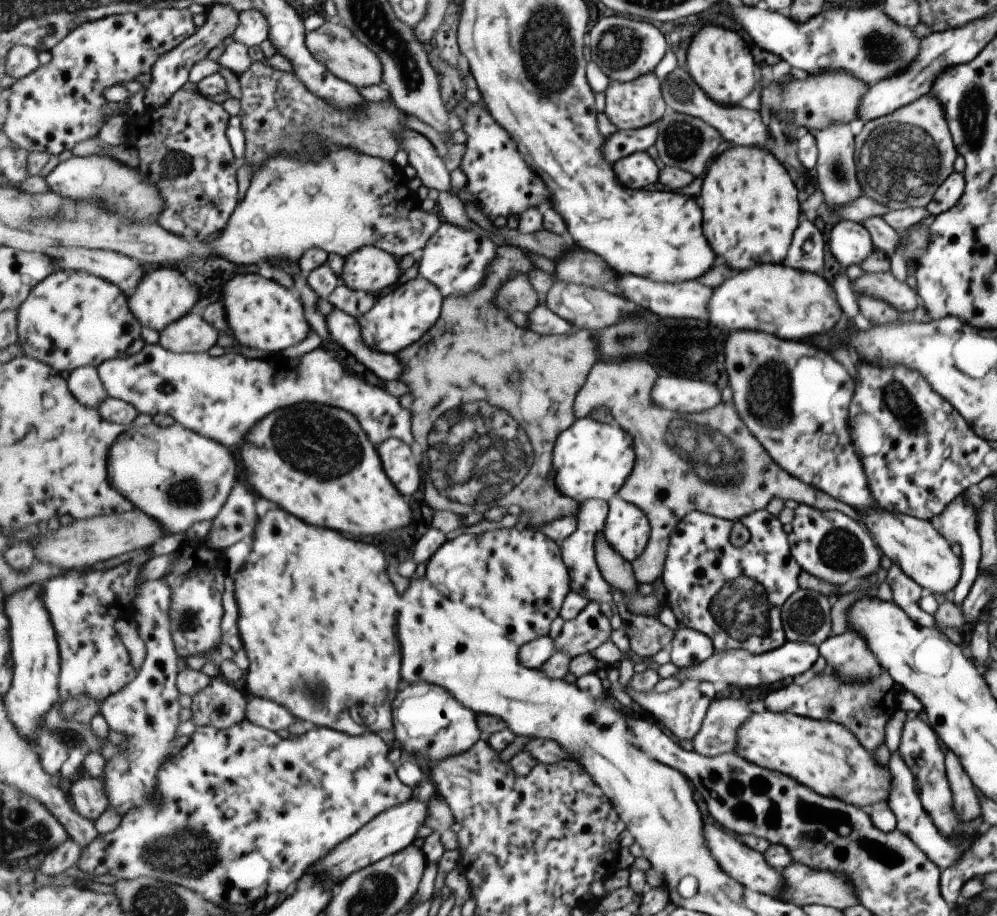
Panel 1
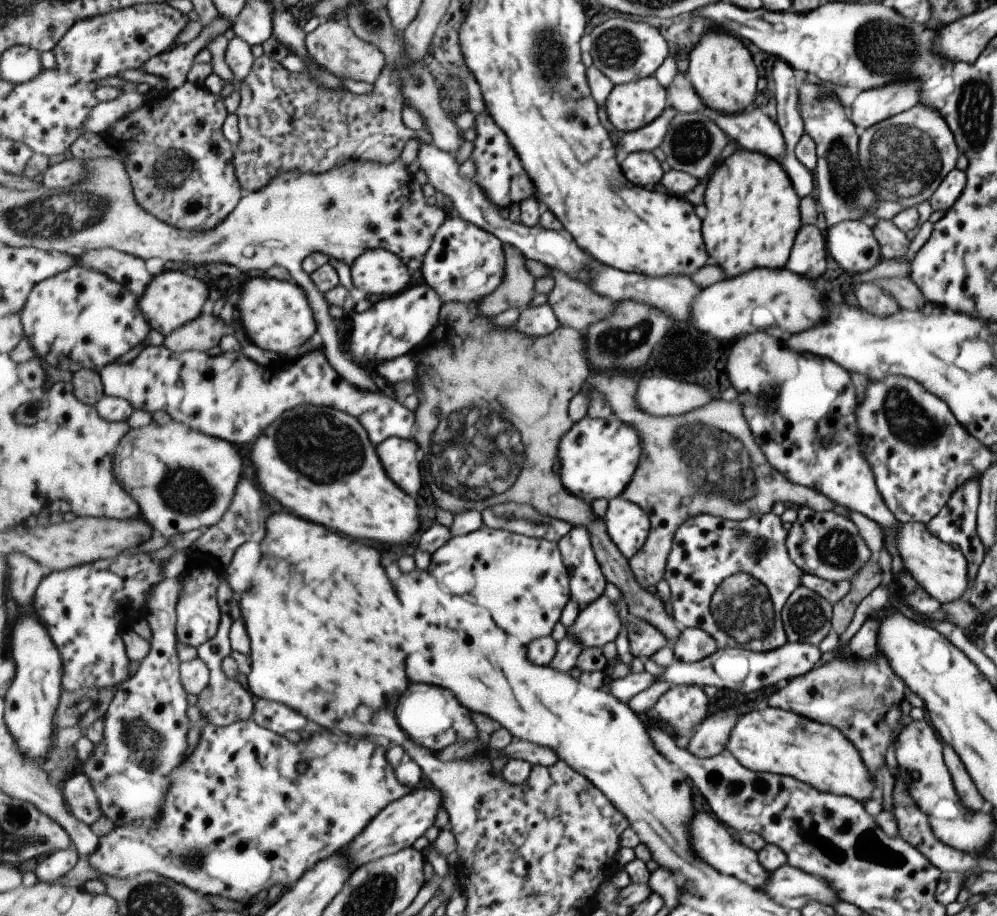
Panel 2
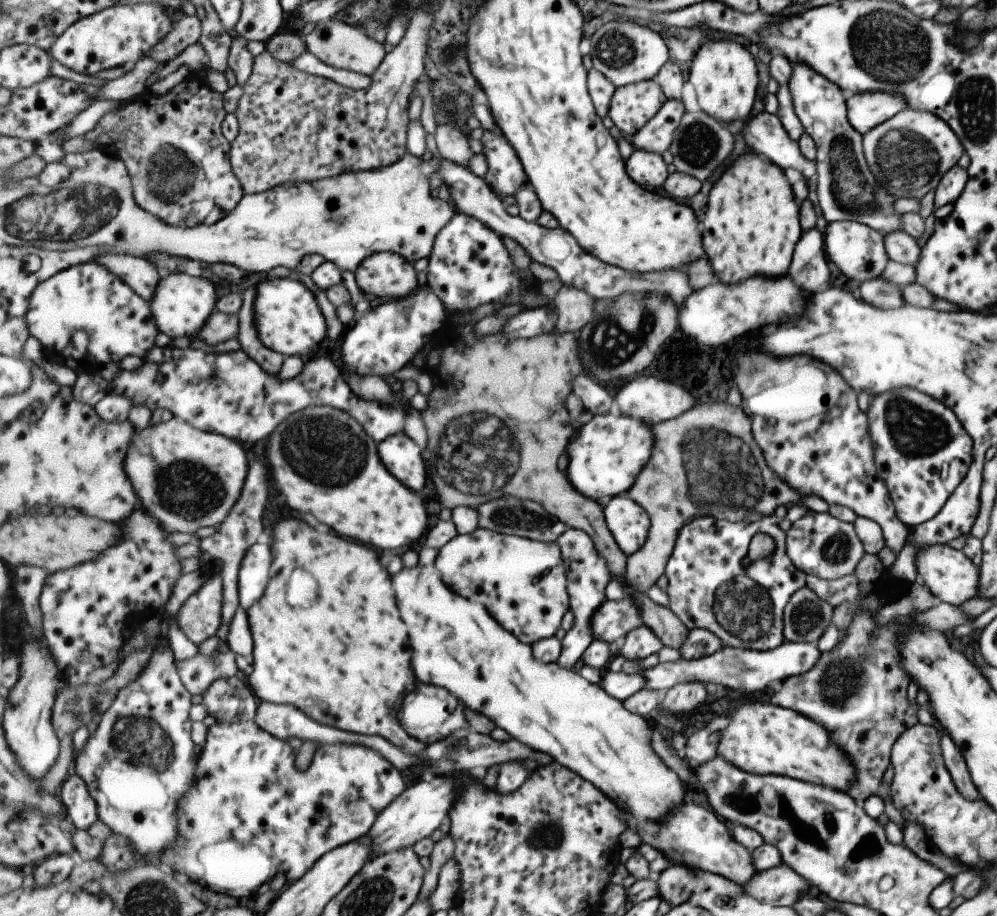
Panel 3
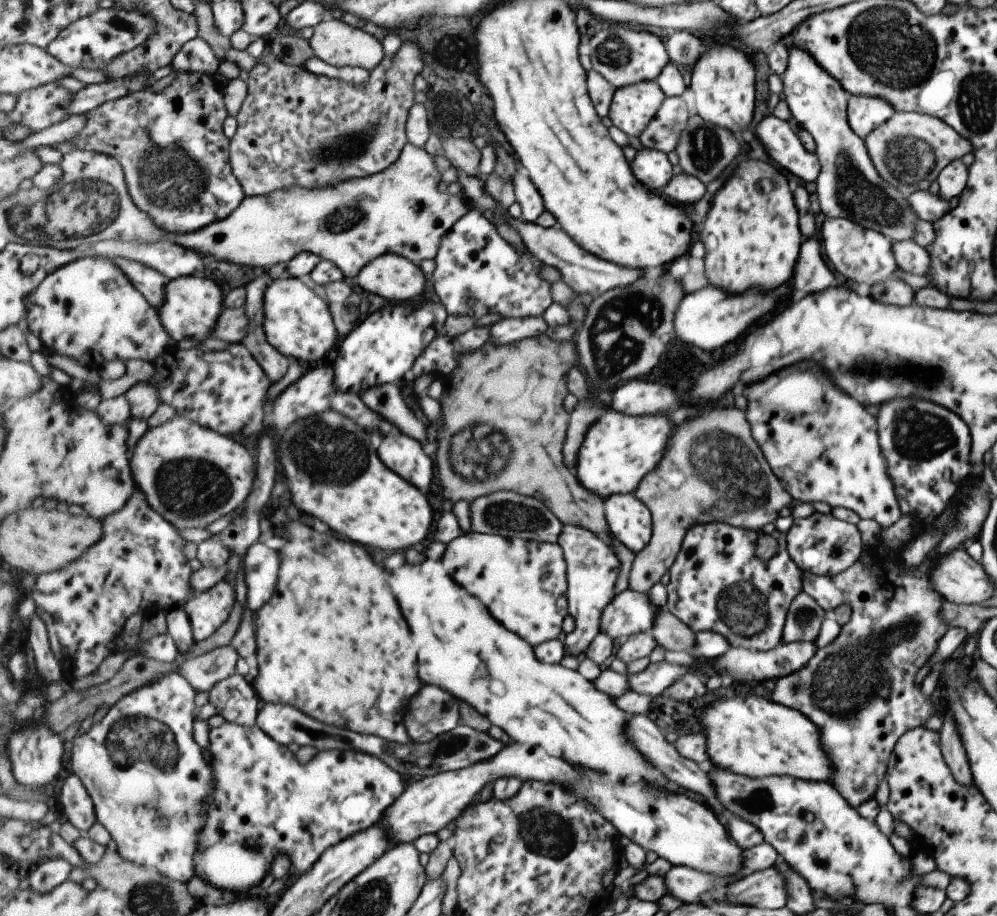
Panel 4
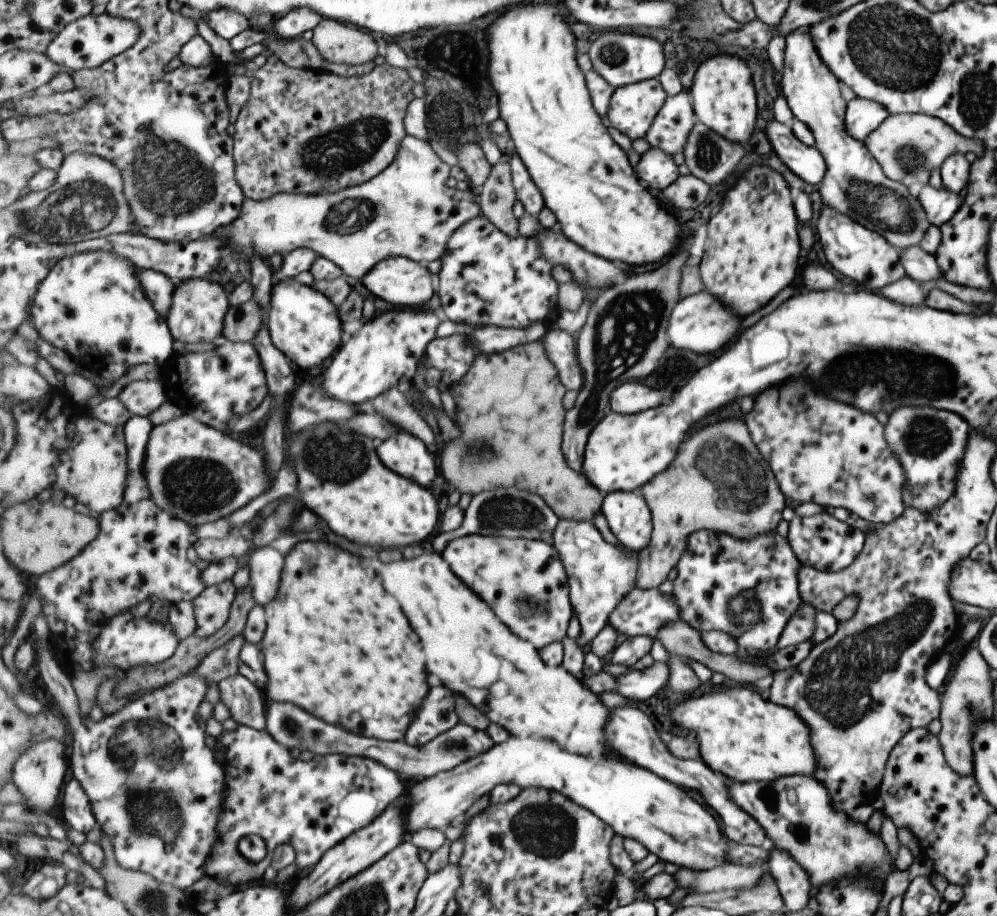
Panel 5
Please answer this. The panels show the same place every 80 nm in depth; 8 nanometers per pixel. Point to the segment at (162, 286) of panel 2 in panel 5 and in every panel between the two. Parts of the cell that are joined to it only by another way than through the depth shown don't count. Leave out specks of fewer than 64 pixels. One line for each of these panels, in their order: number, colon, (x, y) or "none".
3: (182, 305)
4: (191, 308)
5: (199, 307)

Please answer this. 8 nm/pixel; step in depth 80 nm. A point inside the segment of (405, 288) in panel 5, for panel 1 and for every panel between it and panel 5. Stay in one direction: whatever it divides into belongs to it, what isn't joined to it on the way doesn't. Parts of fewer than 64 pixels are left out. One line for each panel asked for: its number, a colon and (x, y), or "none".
1: (370, 268)
2: (380, 271)
3: (388, 274)
4: (397, 279)

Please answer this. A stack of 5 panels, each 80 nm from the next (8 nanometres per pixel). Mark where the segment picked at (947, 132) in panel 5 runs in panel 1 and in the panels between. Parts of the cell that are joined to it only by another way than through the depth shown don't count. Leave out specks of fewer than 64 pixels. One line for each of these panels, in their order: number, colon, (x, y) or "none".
1: (901, 158)
2: (904, 157)
3: (907, 154)
4: (908, 150)

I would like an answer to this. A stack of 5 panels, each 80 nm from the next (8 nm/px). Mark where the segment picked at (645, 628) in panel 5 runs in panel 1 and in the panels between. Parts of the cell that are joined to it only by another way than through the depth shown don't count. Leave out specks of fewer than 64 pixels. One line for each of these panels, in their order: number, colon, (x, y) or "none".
1: (591, 628)
2: (599, 623)
3: (614, 620)
4: (630, 613)

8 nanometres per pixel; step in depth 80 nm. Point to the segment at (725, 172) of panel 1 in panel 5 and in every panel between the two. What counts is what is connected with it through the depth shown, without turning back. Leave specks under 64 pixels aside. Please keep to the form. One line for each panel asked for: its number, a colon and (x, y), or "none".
2: (751, 218)
3: (750, 227)
4: (750, 235)
5: (751, 250)

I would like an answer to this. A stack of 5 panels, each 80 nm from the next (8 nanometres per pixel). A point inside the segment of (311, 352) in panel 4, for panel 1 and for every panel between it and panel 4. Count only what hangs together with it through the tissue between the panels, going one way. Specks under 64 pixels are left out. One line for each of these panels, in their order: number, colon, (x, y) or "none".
1: (265, 315)
2: (276, 315)
3: (288, 319)

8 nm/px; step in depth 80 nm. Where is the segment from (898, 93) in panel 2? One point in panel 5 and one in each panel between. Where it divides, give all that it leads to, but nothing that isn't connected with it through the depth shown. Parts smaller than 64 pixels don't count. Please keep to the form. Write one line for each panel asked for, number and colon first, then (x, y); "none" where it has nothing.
3: (864, 110)
4: (863, 113)
5: (861, 116)

